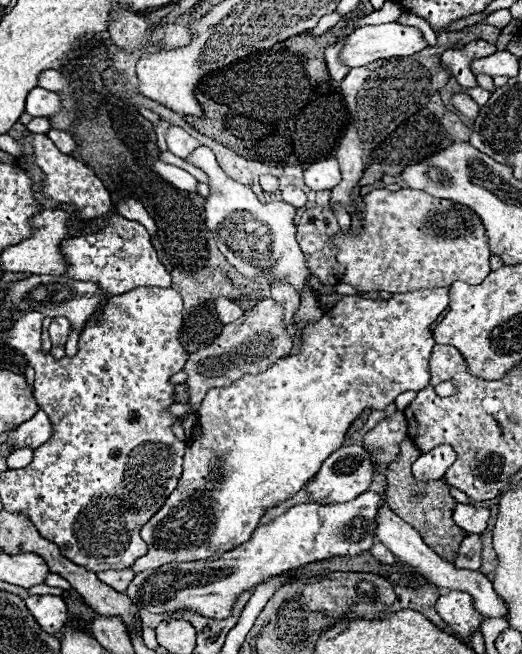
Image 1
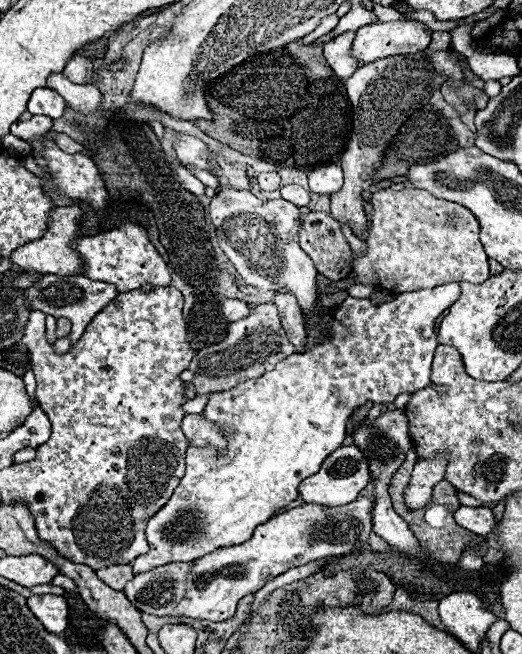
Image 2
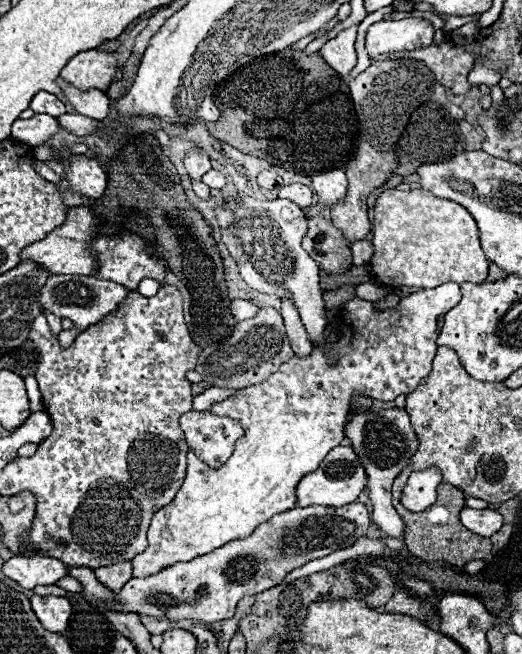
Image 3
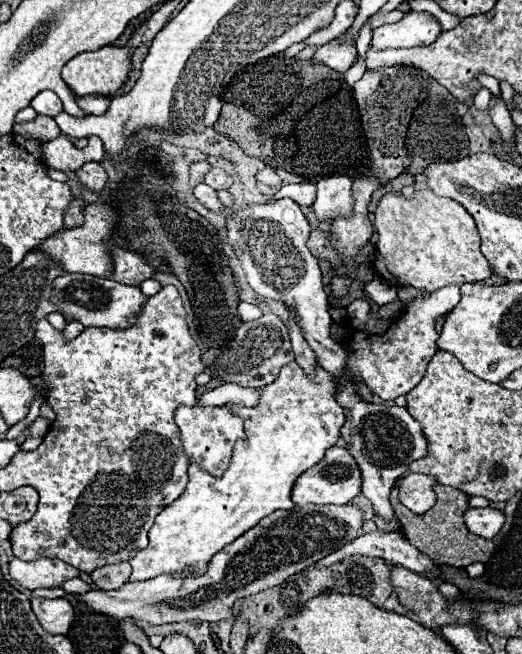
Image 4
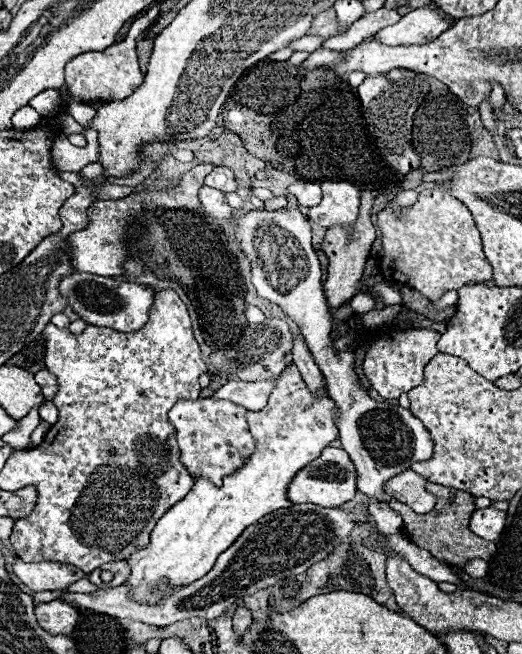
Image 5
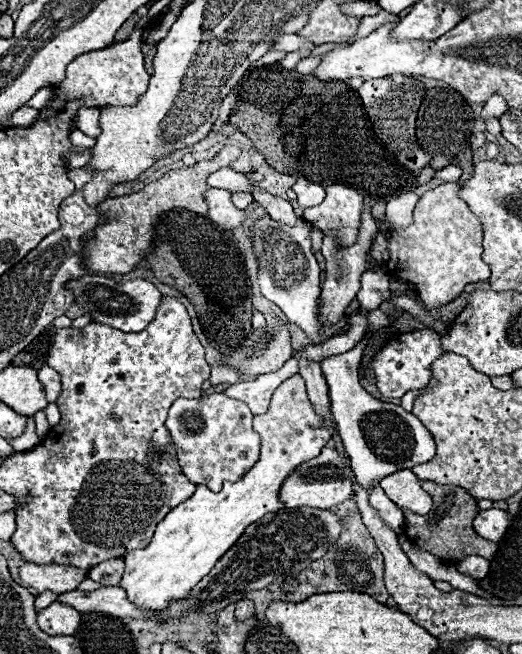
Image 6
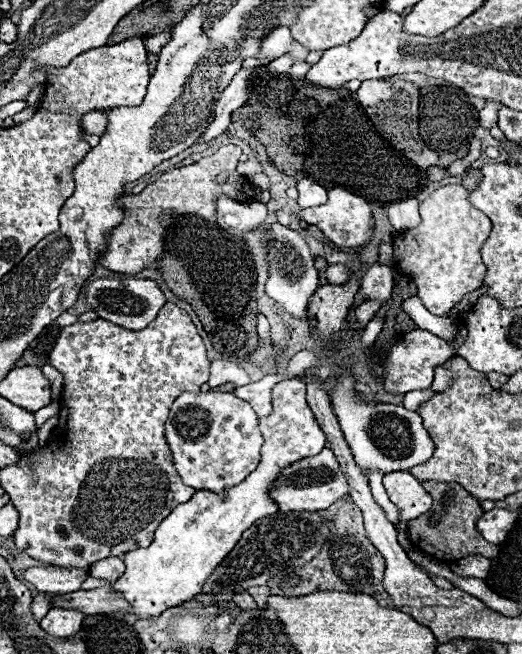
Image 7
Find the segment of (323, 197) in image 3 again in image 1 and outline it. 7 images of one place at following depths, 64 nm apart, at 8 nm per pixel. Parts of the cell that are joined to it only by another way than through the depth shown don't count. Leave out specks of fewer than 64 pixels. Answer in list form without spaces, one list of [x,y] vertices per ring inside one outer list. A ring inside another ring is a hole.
[[[334,156],[320,158],[304,170],[304,184],[312,190],[330,190],[340,182],[340,168]]]

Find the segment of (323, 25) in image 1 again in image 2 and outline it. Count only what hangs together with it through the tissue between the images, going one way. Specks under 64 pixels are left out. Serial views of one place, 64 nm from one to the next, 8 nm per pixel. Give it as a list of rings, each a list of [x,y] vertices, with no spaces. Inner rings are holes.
[[[336,14],[326,16],[326,18],[318,24],[318,28],[316,28],[314,32],[310,32],[308,36],[304,36],[304,38],[302,38],[302,42],[304,42],[304,44],[310,44],[310,42],[318,40],[320,36],[324,36],[324,34],[328,34],[332,28],[336,28],[336,24],[338,24],[338,16],[336,16]]]

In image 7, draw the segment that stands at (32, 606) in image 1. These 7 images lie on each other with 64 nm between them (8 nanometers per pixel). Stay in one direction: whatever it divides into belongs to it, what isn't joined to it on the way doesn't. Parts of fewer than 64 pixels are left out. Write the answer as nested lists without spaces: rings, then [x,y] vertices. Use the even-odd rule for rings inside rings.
[[[50,608],[50,612],[40,620],[40,626],[44,632],[56,638],[68,638],[80,630],[82,620],[84,620],[84,614],[78,610]]]

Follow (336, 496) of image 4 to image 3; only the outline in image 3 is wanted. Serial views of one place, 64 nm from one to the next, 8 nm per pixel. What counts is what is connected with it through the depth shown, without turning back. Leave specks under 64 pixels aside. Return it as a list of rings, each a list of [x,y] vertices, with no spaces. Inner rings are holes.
[[[336,446],[320,464],[320,468],[308,476],[304,476],[296,488],[298,506],[346,506],[358,498],[368,482],[364,466],[360,466],[360,458],[352,450],[352,446]]]

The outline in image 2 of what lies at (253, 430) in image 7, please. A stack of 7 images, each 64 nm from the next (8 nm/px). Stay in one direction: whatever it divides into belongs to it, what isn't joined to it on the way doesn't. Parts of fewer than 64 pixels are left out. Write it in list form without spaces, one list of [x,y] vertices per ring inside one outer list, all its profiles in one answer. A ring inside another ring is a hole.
[[[186,414],[182,420],[182,432],[188,438],[190,446],[206,446],[212,444],[216,448],[224,448],[226,440],[220,428],[208,420],[204,420],[202,414]]]

